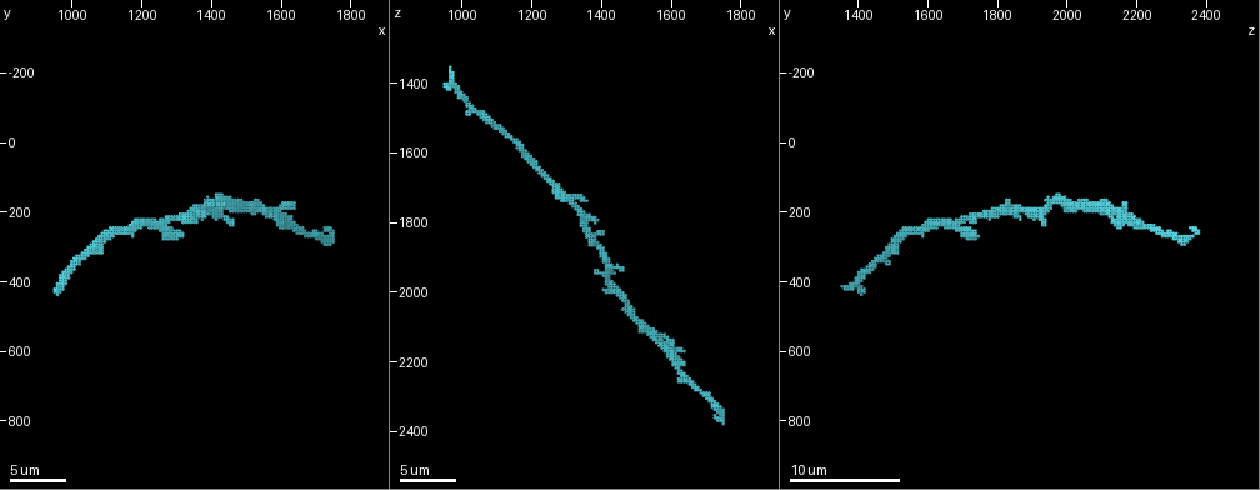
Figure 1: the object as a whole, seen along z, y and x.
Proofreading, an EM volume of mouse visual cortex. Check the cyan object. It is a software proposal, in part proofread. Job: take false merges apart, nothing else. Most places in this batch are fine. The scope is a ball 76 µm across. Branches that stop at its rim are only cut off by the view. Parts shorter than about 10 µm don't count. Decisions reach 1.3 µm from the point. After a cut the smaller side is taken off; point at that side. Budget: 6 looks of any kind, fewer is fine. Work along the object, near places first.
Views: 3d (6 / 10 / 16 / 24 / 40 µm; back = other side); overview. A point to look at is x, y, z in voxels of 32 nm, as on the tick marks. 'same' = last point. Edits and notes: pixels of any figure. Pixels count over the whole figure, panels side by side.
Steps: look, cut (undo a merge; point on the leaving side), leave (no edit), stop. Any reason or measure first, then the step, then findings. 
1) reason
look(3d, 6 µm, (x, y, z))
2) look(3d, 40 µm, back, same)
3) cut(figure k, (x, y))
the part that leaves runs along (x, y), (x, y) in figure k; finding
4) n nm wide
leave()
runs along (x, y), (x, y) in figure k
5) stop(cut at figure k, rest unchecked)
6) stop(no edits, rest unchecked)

two arms in line, one across
look(3d, 6 µm, (1370, 210, 1860))

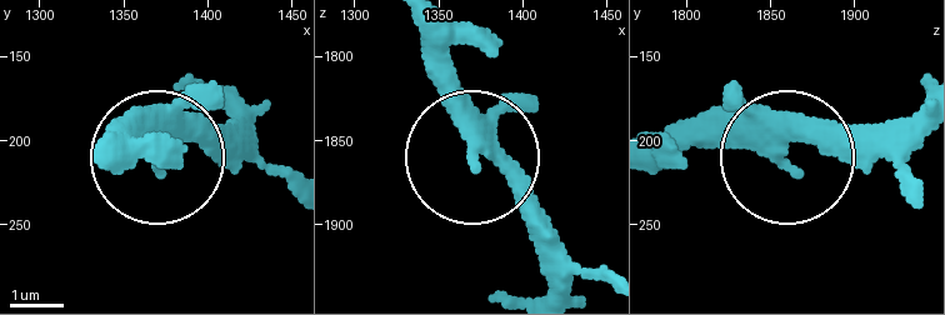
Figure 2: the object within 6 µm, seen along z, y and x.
360 nm wide
leave()
one neuron here

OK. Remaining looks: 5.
calibre changes
look(3d, 10 µm, (1270, 230, 1690))

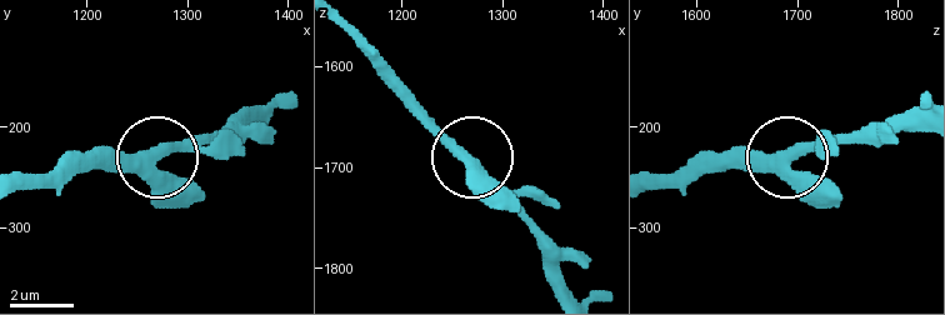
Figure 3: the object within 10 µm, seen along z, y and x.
leave()
runs along (571, 294), (553, 238), (403, 88) in figure 3; continuous, no second neuron

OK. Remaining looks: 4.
sudden change in width
look(3d, 10 µm, (1050, 310, 1490))

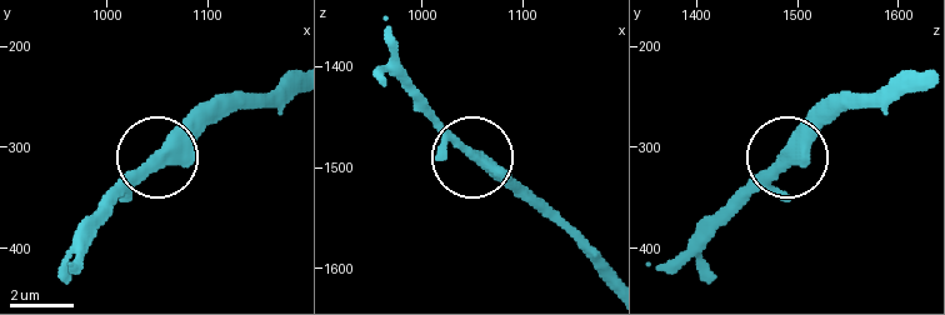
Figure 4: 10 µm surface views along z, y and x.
leave()
runs along (290, 79), (225, 103), (169, 141), (108, 203) in figure 4; one neuron here

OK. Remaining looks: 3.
stop(no edits, rest unchecked)

